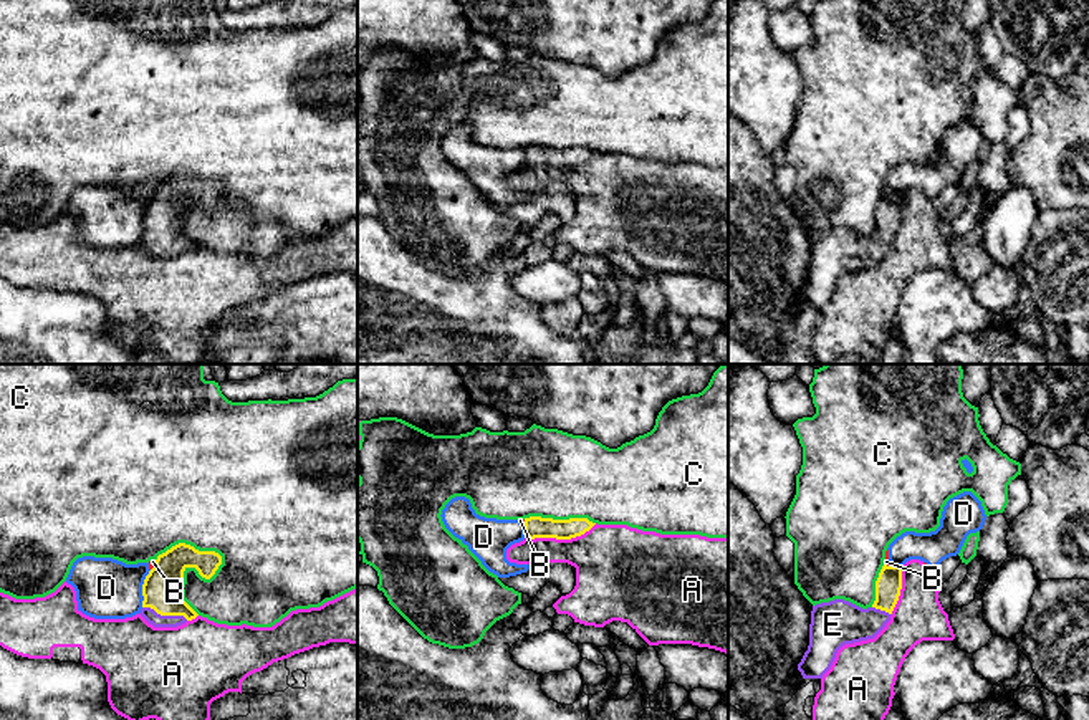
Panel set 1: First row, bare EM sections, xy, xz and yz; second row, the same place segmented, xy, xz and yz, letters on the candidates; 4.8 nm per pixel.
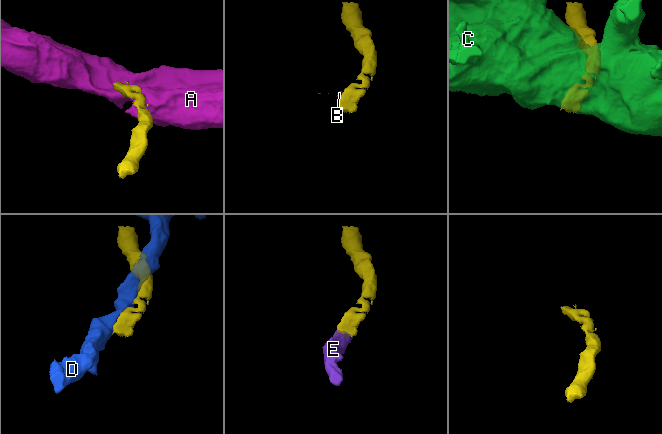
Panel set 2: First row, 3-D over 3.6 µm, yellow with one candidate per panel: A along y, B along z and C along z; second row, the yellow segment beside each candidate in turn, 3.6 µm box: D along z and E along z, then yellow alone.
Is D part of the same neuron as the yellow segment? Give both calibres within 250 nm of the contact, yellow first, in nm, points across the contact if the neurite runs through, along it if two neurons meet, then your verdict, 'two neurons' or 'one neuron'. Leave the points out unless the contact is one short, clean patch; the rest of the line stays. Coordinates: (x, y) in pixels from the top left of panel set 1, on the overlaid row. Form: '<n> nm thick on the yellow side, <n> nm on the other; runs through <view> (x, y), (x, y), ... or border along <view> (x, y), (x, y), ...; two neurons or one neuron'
190 nm thick on the yellow side, 300 nm on the other; two neurons

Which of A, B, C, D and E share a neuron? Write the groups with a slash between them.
A / B D / C / E

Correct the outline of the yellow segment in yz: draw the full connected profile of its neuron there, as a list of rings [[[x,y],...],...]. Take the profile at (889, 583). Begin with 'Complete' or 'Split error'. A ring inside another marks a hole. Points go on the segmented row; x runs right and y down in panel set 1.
Split error. [[[884,564],[871,607],[862,609],[844,599],[813,606],[809,646],[798,664],[803,679],[823,679],[842,646],[874,639],[890,621],[900,589],[902,566]]]

